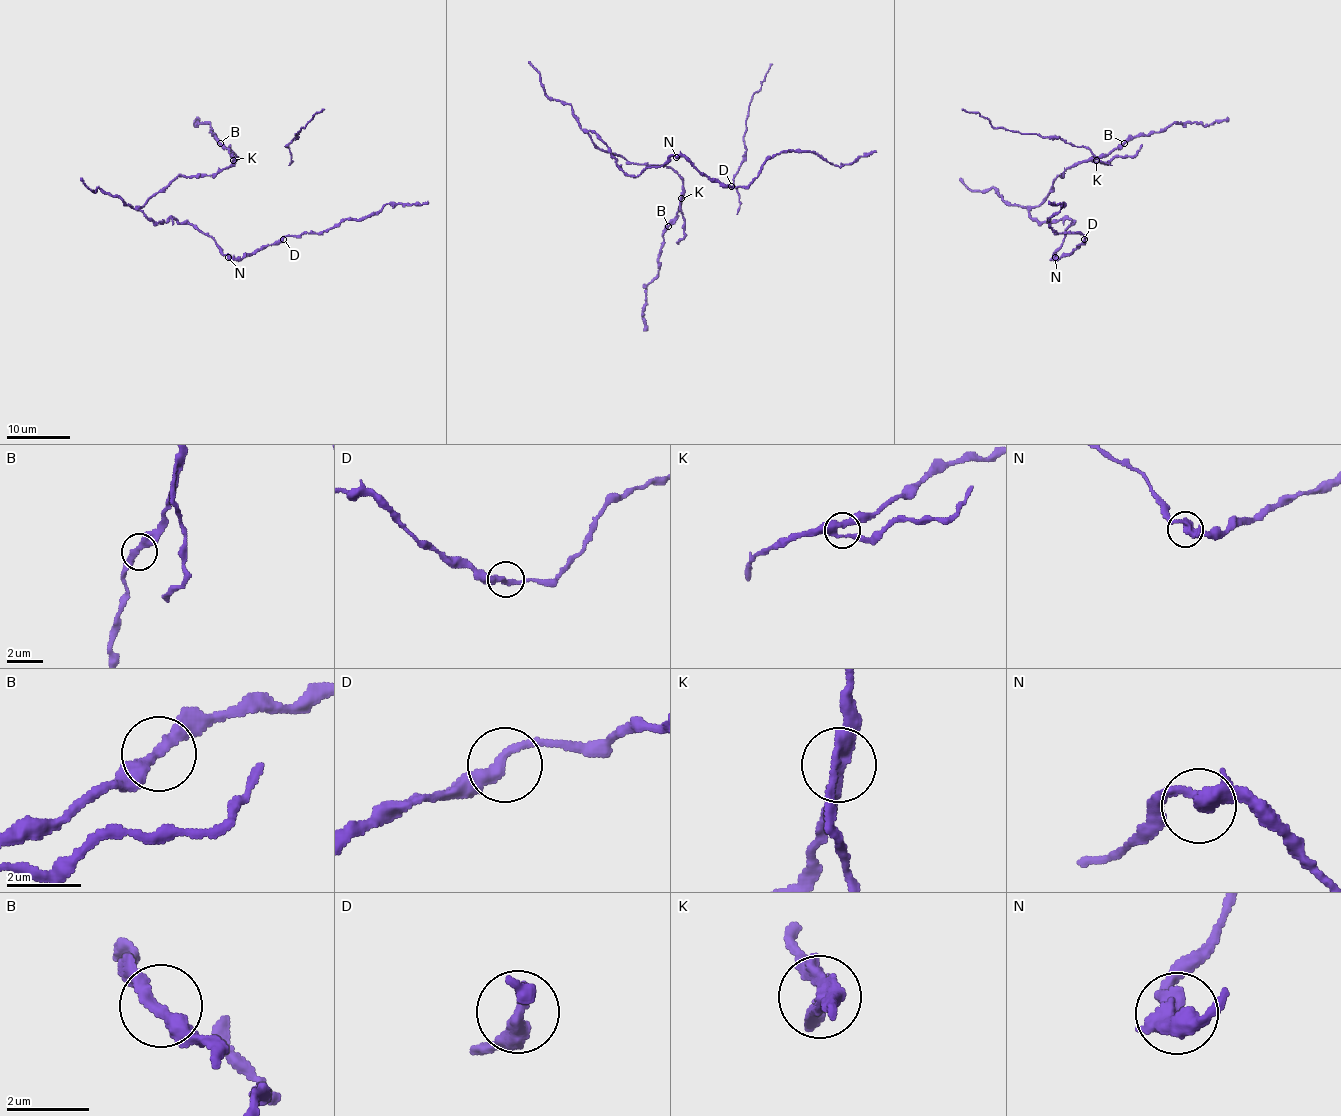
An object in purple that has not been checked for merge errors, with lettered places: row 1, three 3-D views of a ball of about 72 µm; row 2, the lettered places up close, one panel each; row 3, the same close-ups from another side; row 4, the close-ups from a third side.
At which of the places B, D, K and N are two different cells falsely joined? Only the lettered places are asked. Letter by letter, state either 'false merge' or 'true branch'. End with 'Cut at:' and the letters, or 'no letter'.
B: true branch
D: true branch
K: true branch
N: true branch
Cut at: no letter

